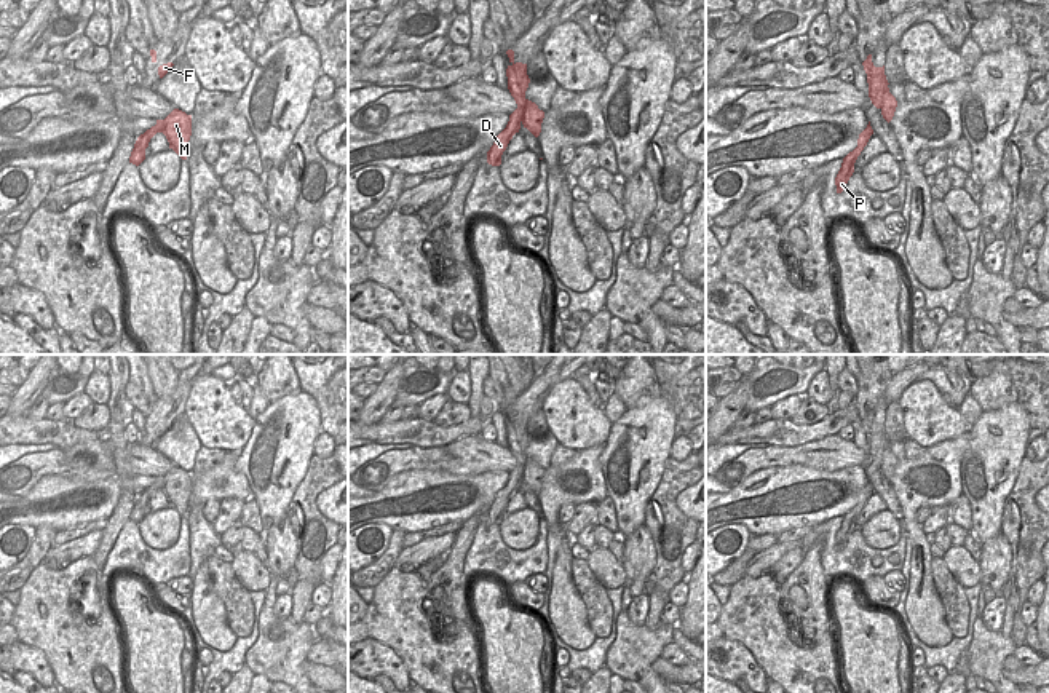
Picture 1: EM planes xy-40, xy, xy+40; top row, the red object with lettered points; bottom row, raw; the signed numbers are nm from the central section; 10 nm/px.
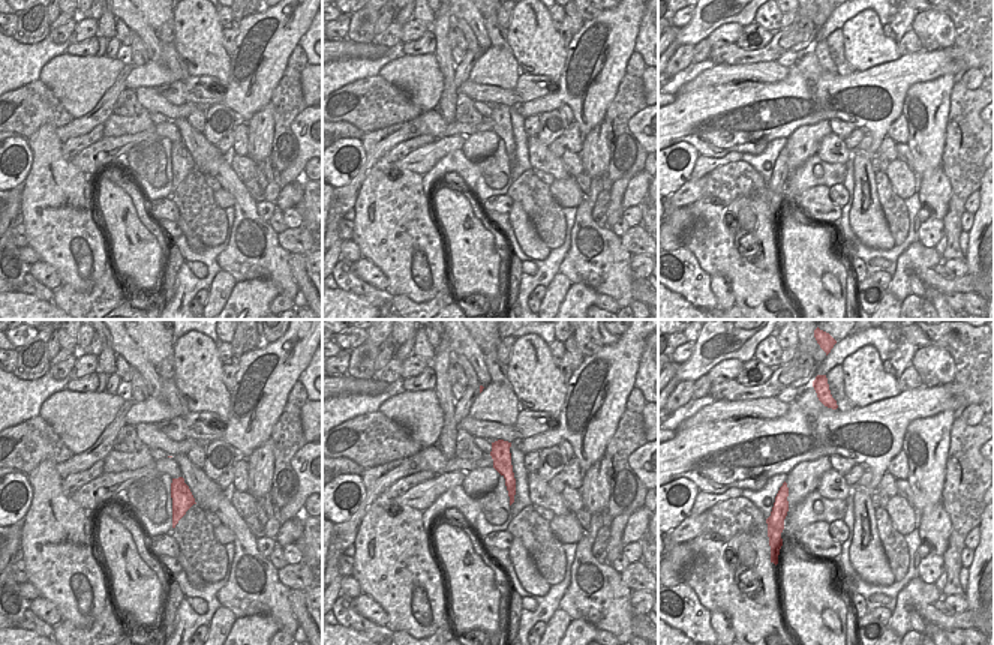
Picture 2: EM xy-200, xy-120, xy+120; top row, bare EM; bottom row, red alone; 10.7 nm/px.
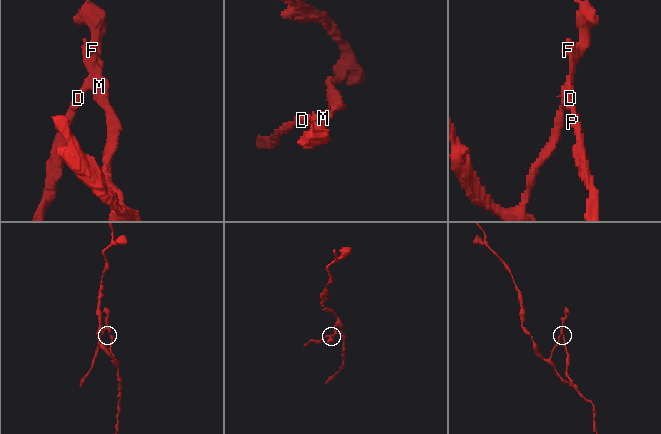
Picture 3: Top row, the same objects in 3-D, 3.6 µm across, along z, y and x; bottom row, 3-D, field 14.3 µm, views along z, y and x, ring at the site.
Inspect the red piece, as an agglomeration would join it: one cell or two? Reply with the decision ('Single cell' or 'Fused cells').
Fused cells.

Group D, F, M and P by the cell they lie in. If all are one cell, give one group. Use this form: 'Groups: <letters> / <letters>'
Groups: D P / F M.

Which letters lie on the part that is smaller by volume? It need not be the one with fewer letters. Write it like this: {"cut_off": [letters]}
{"cut_off": ["D", "P"]}

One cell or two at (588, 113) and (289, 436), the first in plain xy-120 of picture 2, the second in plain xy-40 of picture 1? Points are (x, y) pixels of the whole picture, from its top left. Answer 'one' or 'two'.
one

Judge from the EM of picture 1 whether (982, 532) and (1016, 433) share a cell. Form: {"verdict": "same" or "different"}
{"verdict": "same"}

